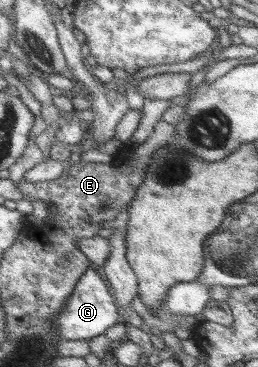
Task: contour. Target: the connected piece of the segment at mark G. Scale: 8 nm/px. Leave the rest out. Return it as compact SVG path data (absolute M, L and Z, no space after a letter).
M90 267L86 270L86 273L75 285L70 300L64 304L64 310L54 318L54 322L55 330L59 333L61 339L68 341L88 341L103 334L108 327L121 323L114 297L100 273Z

